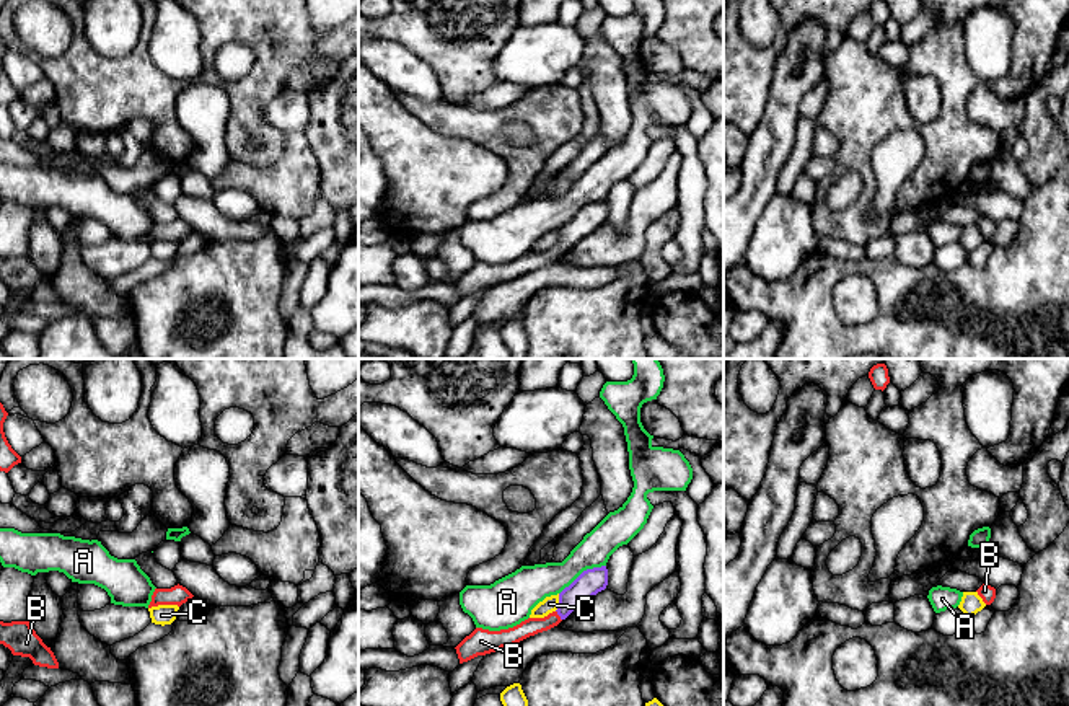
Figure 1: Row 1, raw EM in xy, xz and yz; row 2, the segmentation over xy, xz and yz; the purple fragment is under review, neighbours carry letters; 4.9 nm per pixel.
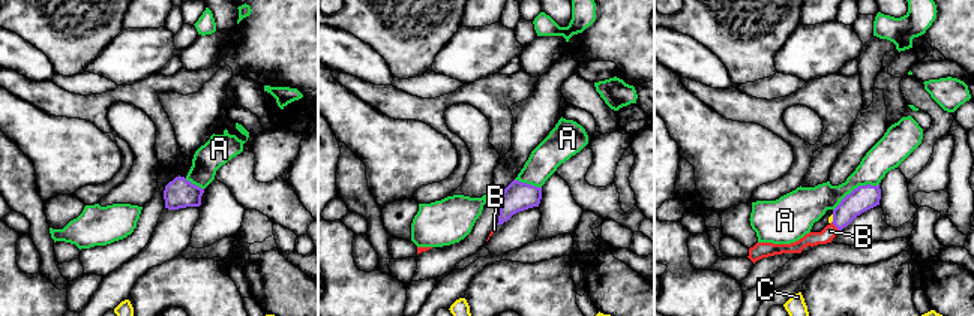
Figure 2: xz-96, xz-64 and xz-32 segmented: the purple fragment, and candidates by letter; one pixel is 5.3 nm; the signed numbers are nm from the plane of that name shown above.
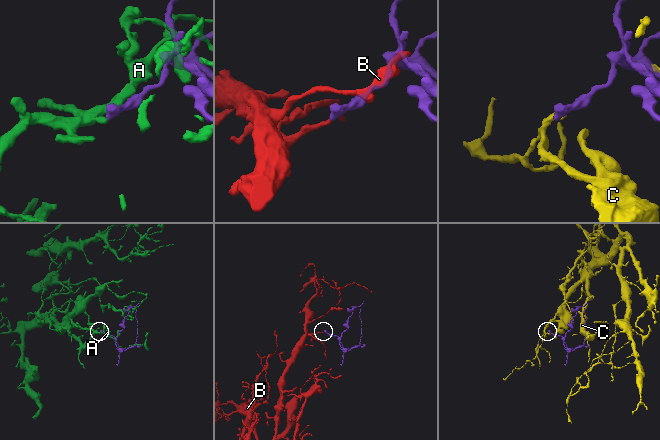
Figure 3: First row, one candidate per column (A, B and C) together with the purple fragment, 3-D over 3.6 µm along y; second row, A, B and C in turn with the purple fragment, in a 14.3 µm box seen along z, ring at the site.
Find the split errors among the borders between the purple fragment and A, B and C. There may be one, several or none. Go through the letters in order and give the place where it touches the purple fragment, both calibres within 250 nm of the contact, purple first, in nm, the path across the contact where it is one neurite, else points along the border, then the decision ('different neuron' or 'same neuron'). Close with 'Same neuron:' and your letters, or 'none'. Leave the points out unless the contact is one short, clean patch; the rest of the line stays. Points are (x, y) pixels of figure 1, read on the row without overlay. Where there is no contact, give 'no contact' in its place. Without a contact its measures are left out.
A: xz (584, 206) | 130/180 nm | different neuron
B: xz (558, 248) | 130/90 nm | across xz (592, 216), (558, 248), (546, 258), (530, 261) | same neuron
C: xz (559, 237) | 130/80 nm | along xz (559, 229), (559, 238), (554, 245) | different neuron
Same neuron: B

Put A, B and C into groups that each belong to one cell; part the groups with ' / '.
A / B / C

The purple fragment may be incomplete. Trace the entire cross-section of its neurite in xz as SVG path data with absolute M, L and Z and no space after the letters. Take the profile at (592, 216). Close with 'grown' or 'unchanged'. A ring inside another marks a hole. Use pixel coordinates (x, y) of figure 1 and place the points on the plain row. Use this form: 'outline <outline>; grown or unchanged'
outline M606 201L587 204L559 228L557 245L549 248L548 251L528 253L513 263L500 266L476 263L455 282L460 298L468 297L477 290L495 287L502 282L513 280L530 271L534 271L538 267L557 261L583 236L590 235L593 230L605 225L606 220L608 220Z; grown

